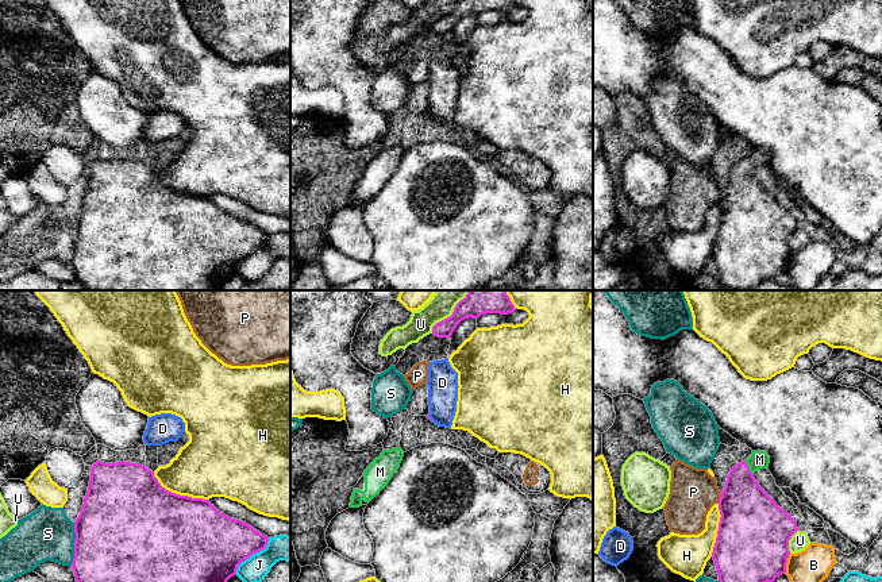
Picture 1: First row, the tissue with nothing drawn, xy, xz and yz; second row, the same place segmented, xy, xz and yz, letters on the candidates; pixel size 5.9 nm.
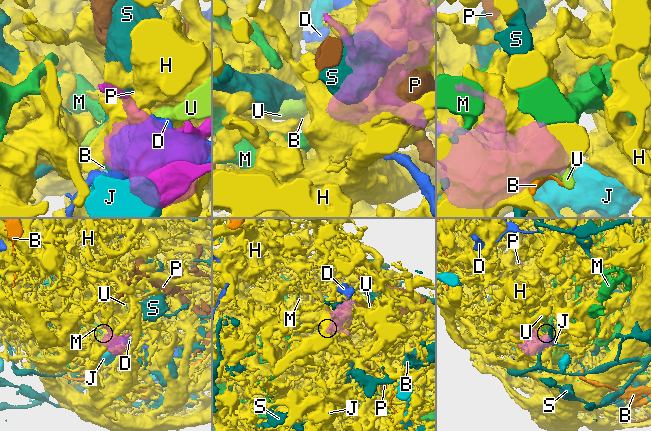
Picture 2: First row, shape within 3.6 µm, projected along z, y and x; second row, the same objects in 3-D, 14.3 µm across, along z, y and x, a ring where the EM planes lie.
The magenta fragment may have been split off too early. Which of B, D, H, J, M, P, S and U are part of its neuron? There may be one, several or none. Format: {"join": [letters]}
{"join": ["M"]}

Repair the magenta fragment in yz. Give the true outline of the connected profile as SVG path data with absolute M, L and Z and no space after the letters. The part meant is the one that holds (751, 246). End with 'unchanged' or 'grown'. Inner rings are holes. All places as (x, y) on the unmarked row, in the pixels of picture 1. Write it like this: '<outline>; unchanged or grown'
M752 149L731 166L720 189L721 215L710 255L723 288L747 290L786 271L789 238L798 226L754 176L769 161L764 149Z; grown

